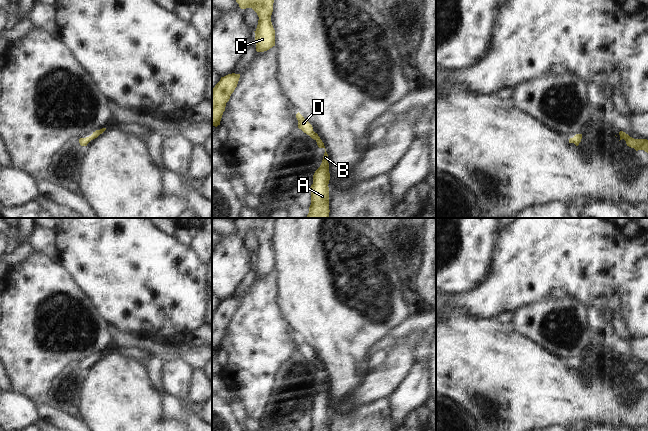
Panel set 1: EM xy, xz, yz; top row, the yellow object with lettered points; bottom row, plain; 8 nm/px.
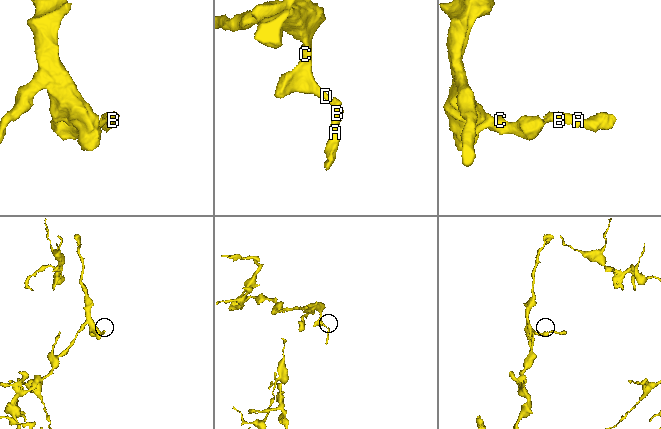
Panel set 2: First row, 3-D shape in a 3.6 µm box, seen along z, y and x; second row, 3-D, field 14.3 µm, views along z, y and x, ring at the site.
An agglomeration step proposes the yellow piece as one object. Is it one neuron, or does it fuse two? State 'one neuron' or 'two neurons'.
one neuron

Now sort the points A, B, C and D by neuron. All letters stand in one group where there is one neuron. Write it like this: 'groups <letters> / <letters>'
groups A B C D

